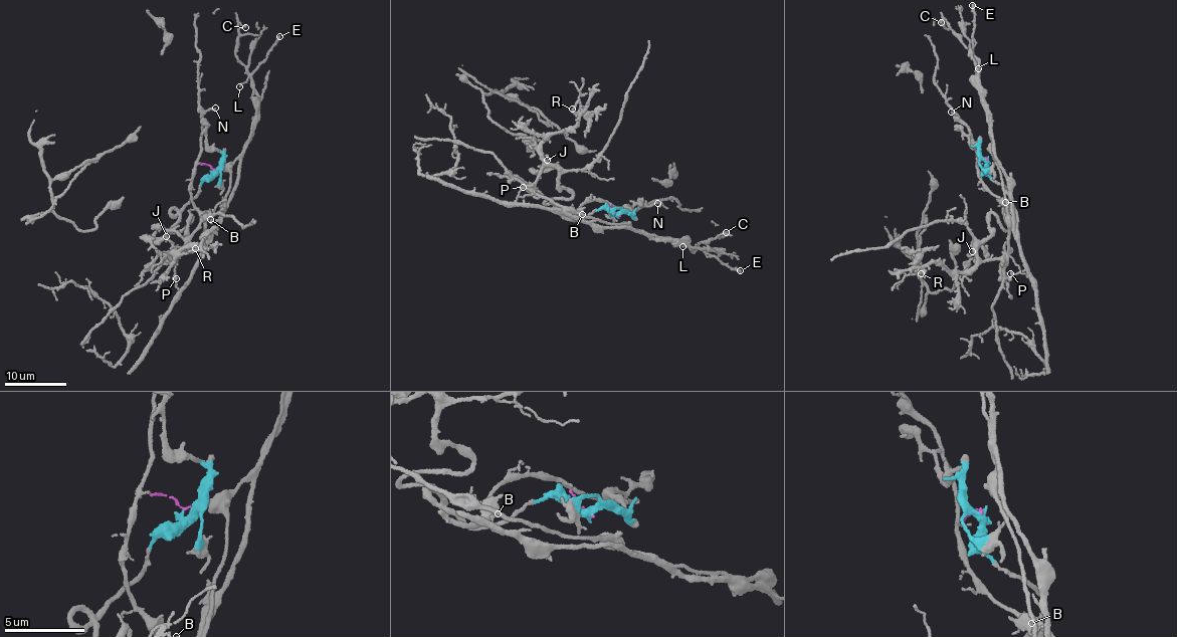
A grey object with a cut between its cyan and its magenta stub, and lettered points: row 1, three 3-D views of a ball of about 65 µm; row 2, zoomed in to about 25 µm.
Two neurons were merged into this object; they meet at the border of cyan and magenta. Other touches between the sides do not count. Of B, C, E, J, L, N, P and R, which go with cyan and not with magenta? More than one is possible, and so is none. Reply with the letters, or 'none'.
J, R

